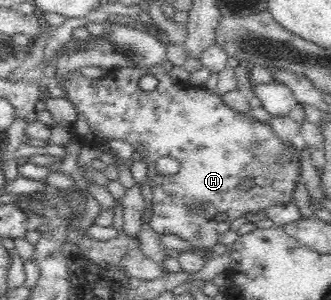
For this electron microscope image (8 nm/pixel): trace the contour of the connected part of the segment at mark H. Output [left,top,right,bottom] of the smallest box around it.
[62,65,301,251]

